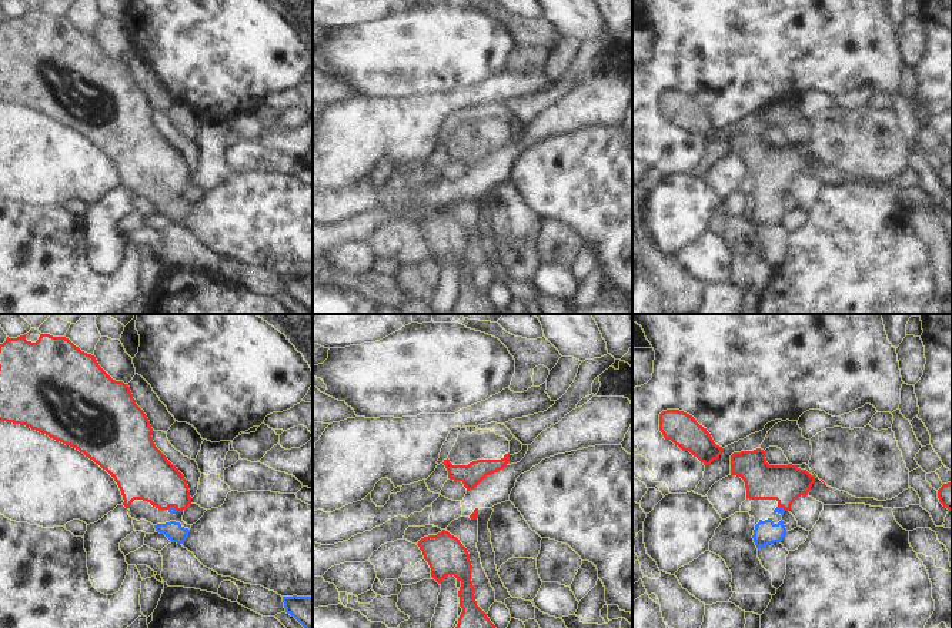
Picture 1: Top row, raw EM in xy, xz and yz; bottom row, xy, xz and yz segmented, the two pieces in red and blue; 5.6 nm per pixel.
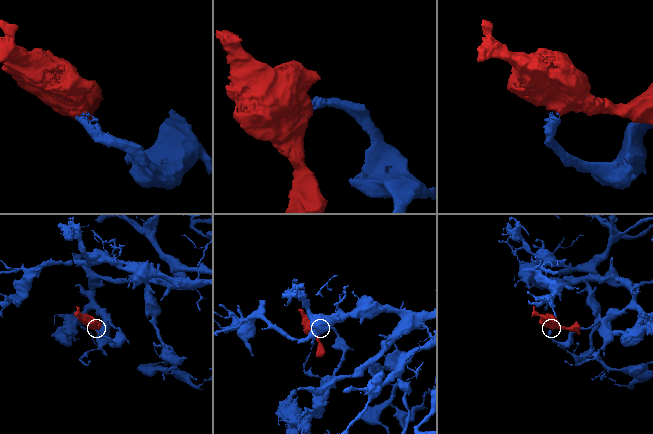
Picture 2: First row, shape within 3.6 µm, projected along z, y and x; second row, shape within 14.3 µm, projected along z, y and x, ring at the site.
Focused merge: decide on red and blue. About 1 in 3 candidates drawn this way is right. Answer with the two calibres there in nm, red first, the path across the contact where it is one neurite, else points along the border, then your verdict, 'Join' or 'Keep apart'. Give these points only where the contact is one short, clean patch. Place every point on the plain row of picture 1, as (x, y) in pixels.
Thickness 300 nm (red) against 50 nm. Path across: xy (143, 153), (173, 186), (171, 190). Join.

